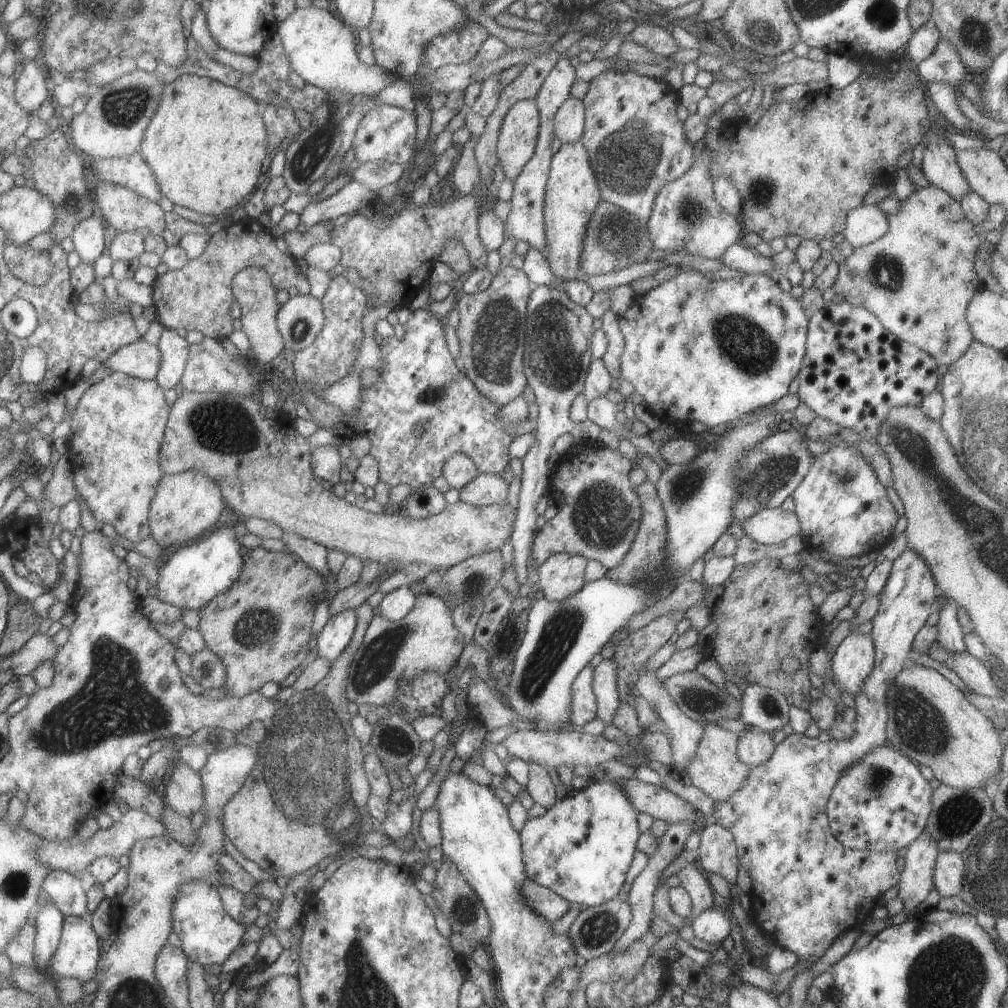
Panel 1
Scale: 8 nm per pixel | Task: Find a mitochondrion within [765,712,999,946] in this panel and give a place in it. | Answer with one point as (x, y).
(958, 816)

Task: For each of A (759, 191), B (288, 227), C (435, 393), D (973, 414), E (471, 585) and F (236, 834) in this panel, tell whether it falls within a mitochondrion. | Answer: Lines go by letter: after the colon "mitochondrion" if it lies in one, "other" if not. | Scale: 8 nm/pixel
A: mitochondrion
B: other
C: mitochondrion
D: mitochondrion
E: mitochondrion
F: other

